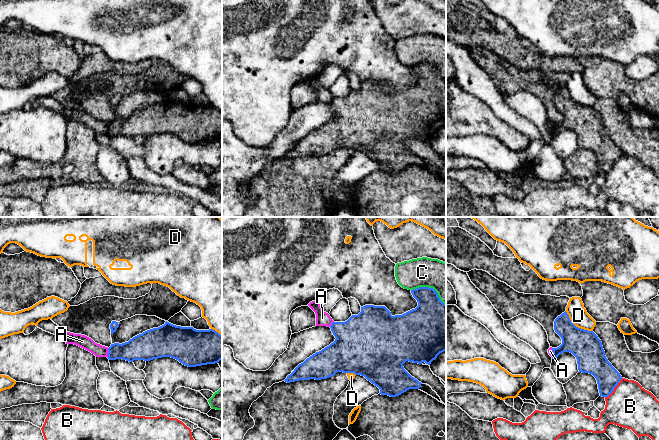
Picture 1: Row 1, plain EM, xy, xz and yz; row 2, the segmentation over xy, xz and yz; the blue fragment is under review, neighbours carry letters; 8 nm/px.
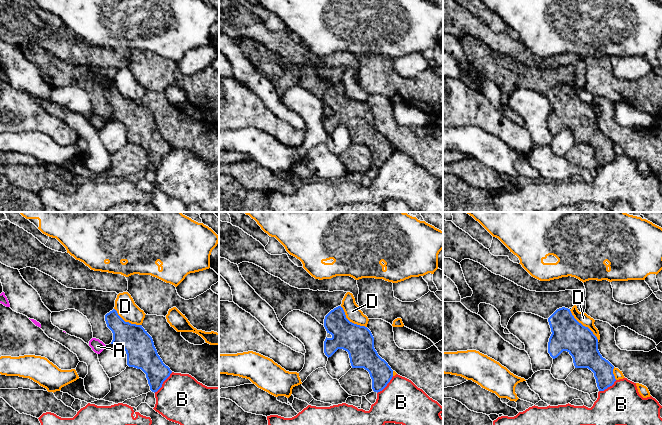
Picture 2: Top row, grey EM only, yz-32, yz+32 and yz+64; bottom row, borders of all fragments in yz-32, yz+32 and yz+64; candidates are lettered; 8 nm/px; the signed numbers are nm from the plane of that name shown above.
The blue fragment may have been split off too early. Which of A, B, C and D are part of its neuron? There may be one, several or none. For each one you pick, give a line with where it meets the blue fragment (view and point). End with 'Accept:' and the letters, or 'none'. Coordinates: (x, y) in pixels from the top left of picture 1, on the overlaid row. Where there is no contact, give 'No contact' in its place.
Accept: none

